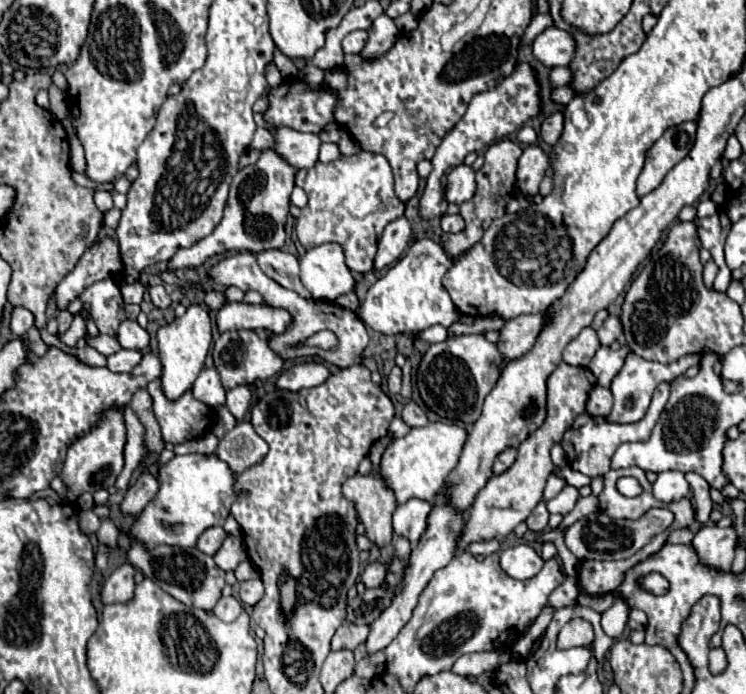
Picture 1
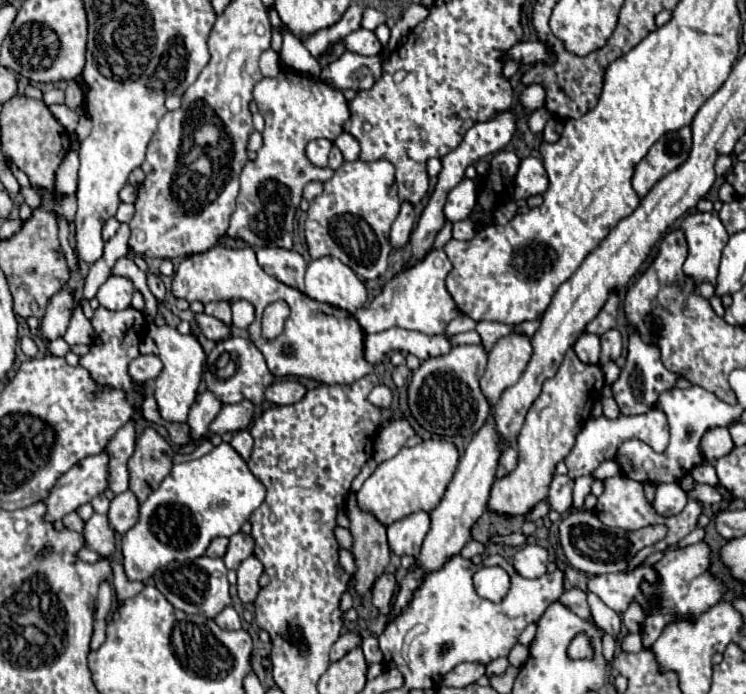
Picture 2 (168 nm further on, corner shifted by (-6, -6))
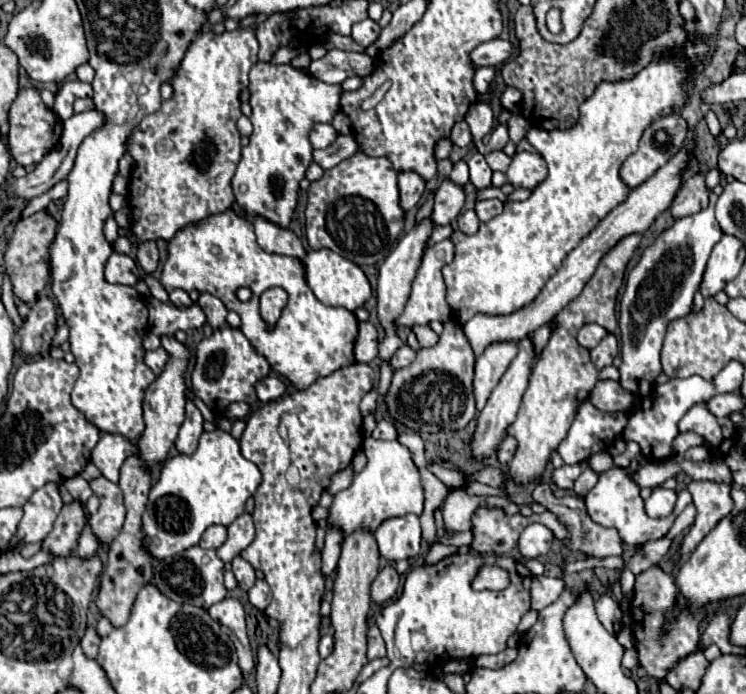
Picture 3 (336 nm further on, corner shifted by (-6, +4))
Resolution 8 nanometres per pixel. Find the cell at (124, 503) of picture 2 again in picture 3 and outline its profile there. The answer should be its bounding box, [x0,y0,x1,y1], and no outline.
[88,475,124,545]

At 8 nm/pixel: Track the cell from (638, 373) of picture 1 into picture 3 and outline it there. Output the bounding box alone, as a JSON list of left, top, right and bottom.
[620,193,722,397]

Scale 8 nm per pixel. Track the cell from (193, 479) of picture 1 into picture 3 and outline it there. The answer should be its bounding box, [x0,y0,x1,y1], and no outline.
[144,429,262,557]

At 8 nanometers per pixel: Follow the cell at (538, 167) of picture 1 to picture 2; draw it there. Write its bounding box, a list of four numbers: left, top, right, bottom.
[514,157,548,199]

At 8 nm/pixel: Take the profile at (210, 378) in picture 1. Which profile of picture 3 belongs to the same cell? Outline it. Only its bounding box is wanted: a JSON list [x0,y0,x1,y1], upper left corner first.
[176,401,202,455]

